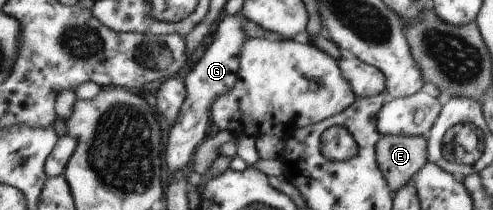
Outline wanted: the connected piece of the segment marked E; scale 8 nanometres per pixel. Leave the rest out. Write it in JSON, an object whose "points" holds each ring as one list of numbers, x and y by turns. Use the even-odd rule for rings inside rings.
{"points":[[384,135,376,145,377,159,384,171,393,194,413,179,413,174,425,165,427,158,427,139,423,136]]}

